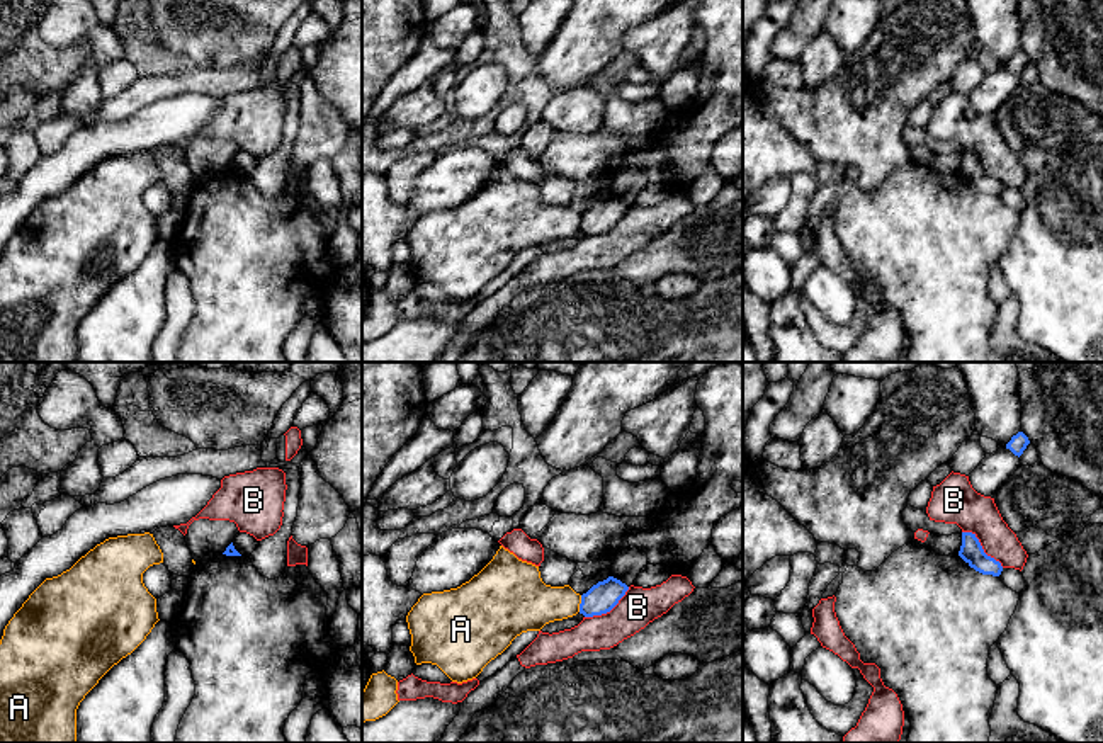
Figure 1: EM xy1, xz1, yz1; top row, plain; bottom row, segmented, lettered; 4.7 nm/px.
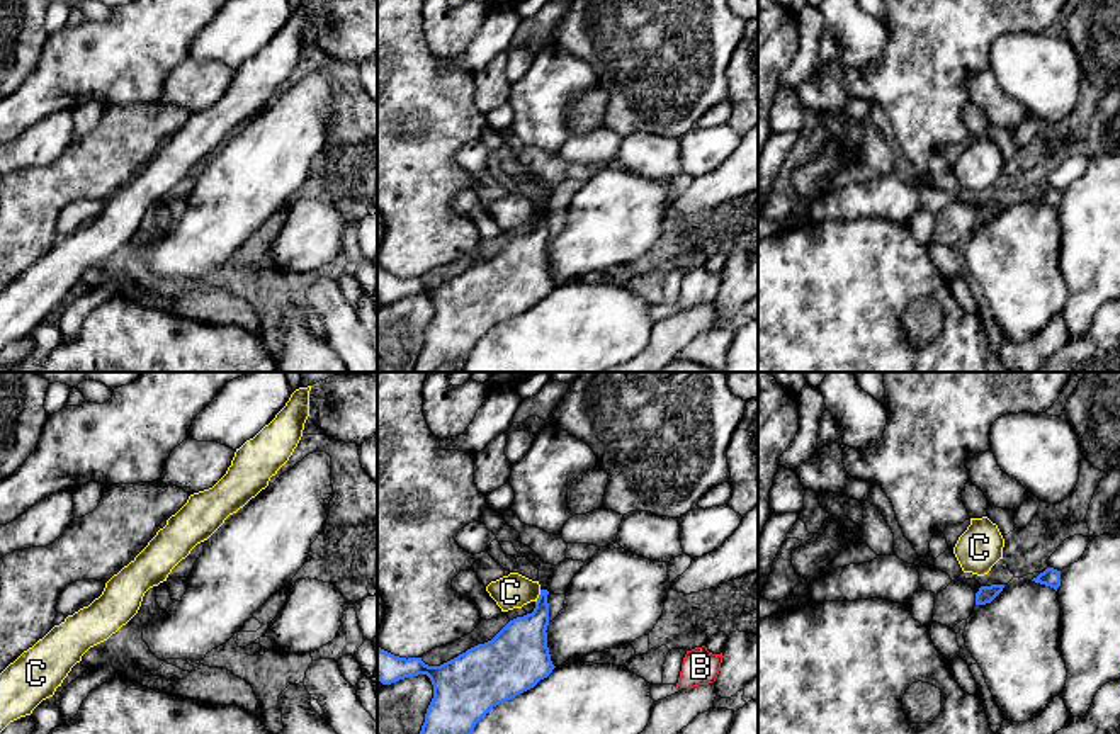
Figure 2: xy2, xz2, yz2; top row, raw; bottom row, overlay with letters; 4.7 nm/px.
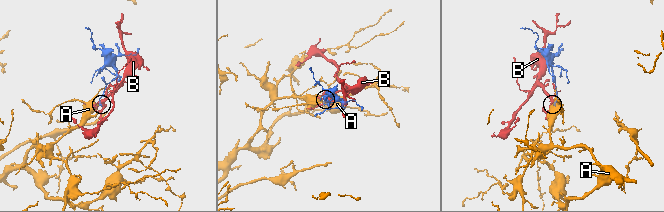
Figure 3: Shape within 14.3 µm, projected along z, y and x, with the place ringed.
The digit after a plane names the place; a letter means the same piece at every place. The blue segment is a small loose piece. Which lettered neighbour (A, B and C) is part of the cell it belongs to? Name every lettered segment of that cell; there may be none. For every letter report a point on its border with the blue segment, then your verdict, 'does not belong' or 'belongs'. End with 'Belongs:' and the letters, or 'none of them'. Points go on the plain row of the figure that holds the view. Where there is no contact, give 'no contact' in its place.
A: meets blue in xz1 at (580, 223); does not belong
B: meets blue in yz1 at (981, 167); does not belong
C: meets blue in xz2 at (539, 216); does not belong
Belongs: none of them

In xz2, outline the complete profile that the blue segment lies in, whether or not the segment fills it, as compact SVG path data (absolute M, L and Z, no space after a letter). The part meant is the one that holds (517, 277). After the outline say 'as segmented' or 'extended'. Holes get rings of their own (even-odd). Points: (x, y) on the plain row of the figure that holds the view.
M522 163L520 173L539 189L540 214L532 233L510 240L491 260L478 263L440 285L428 285L421 277L399 277L377 265L377 299L382 304L418 294L427 294L433 304L433 318L411 372L435 372L440 365L450 365L461 372L476 343L493 326L534 308L556 287L551 280L546 251L549 245L547 206L556 185L542 182L525 163Z | extended

